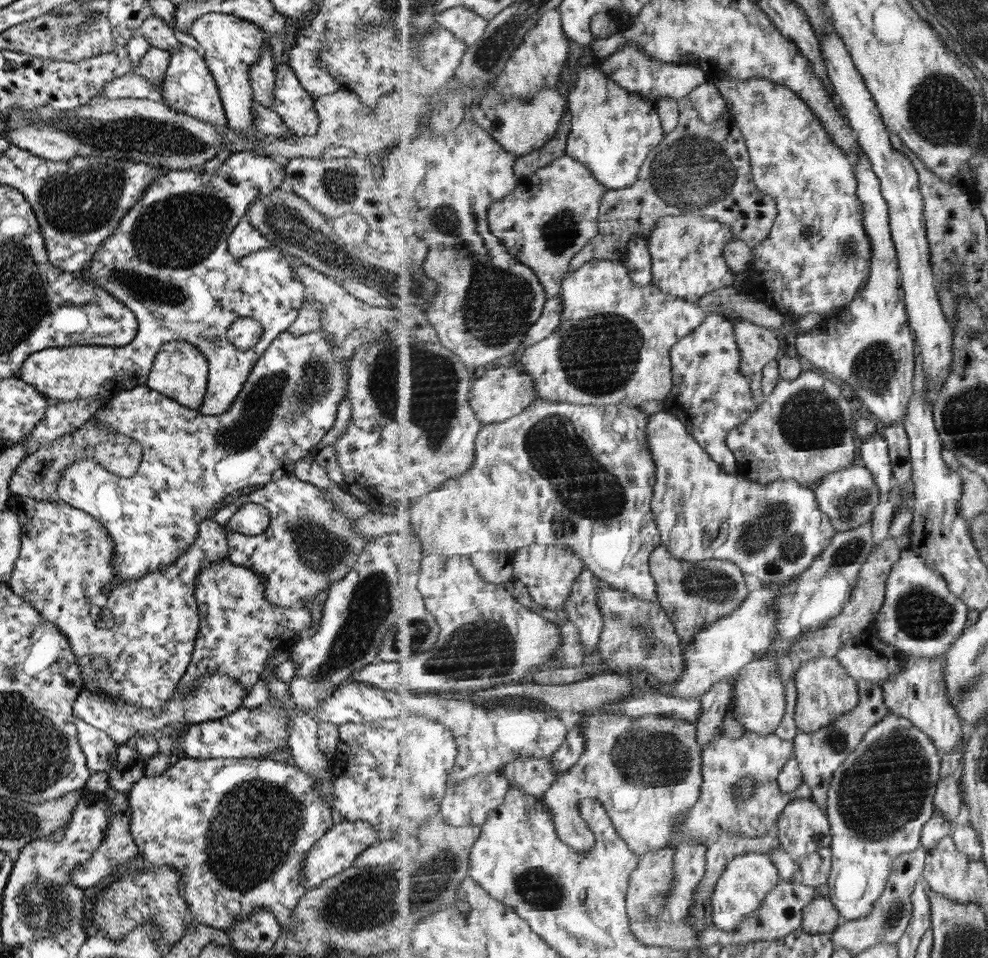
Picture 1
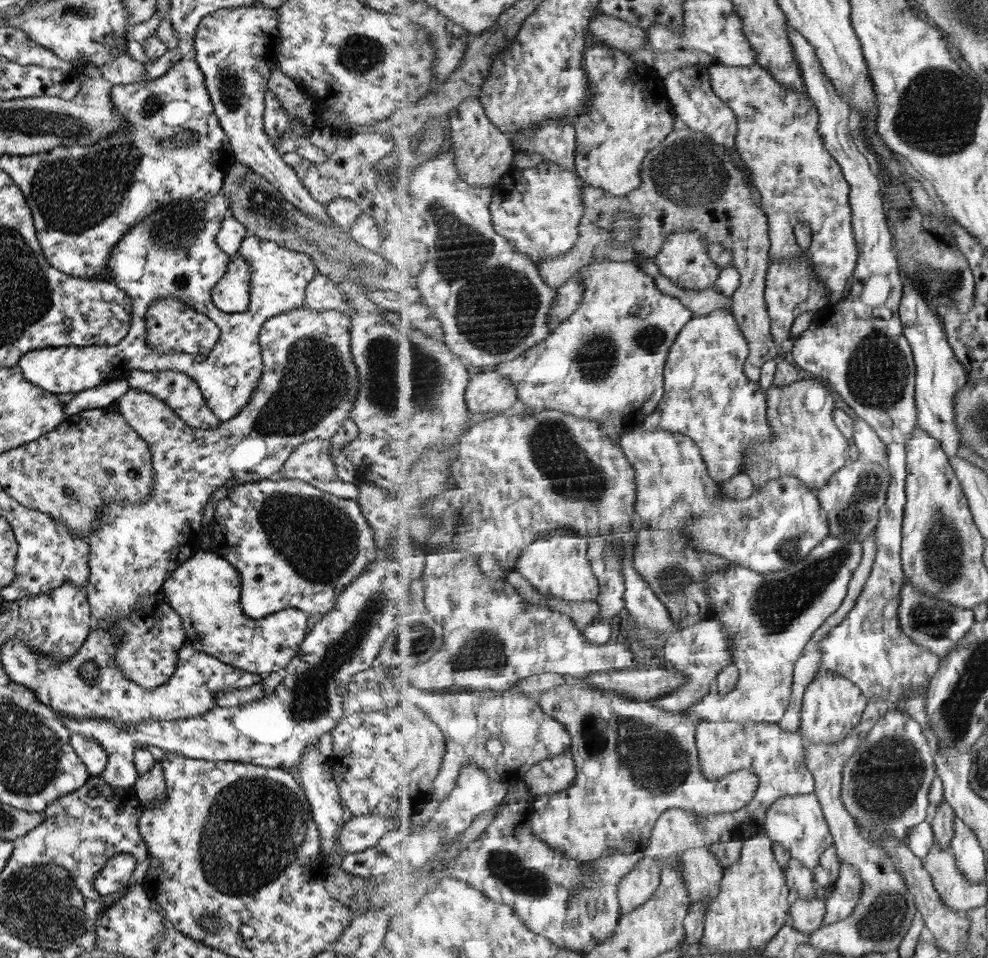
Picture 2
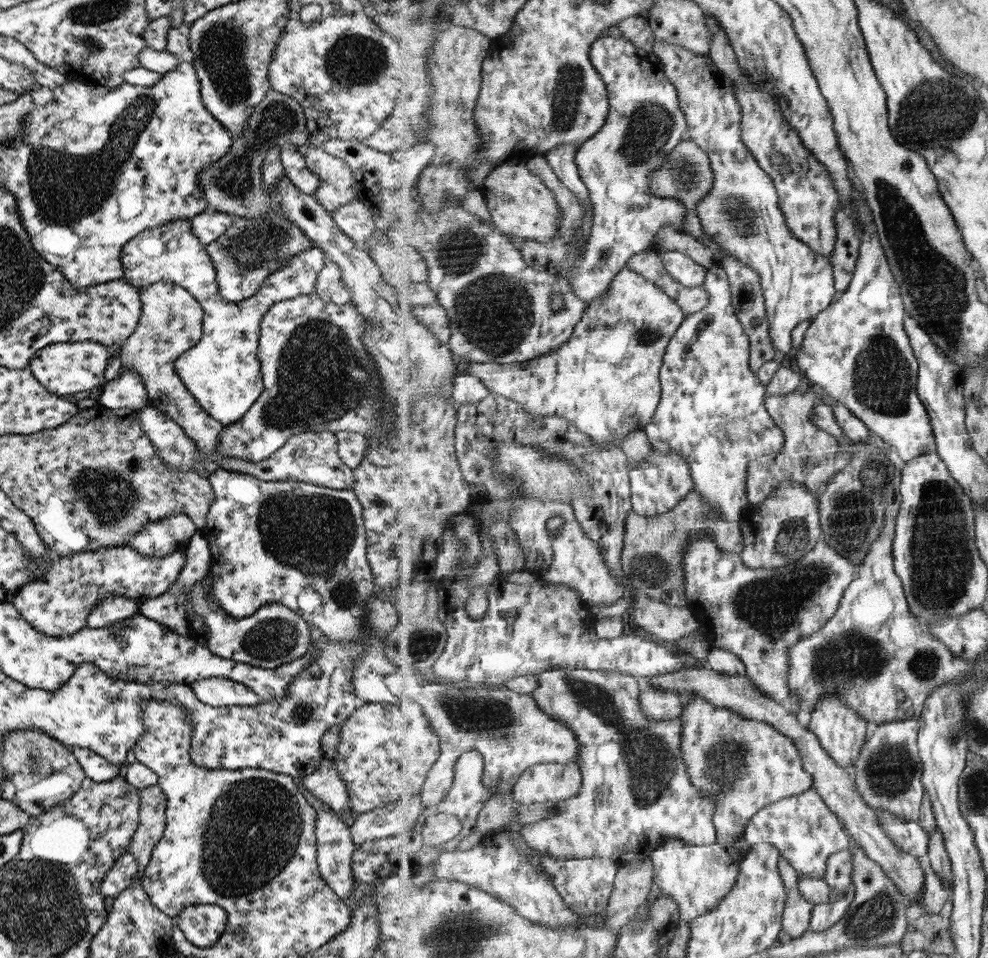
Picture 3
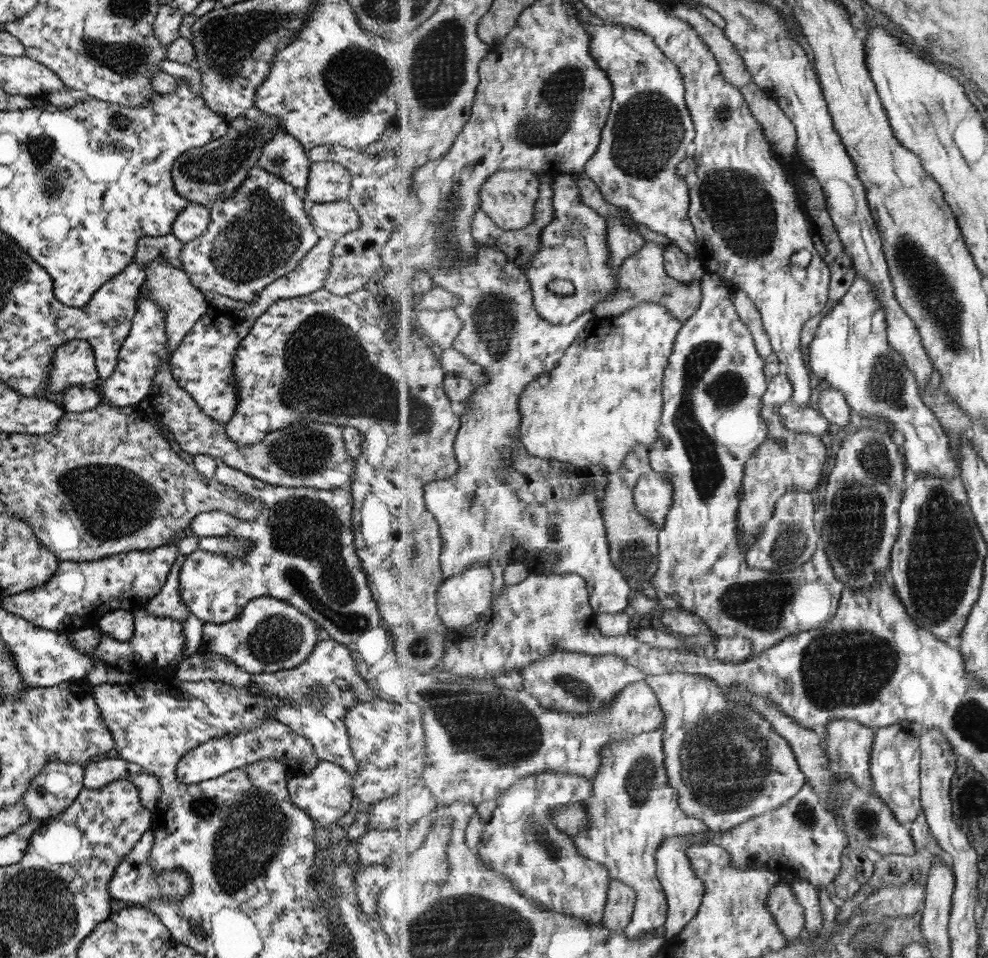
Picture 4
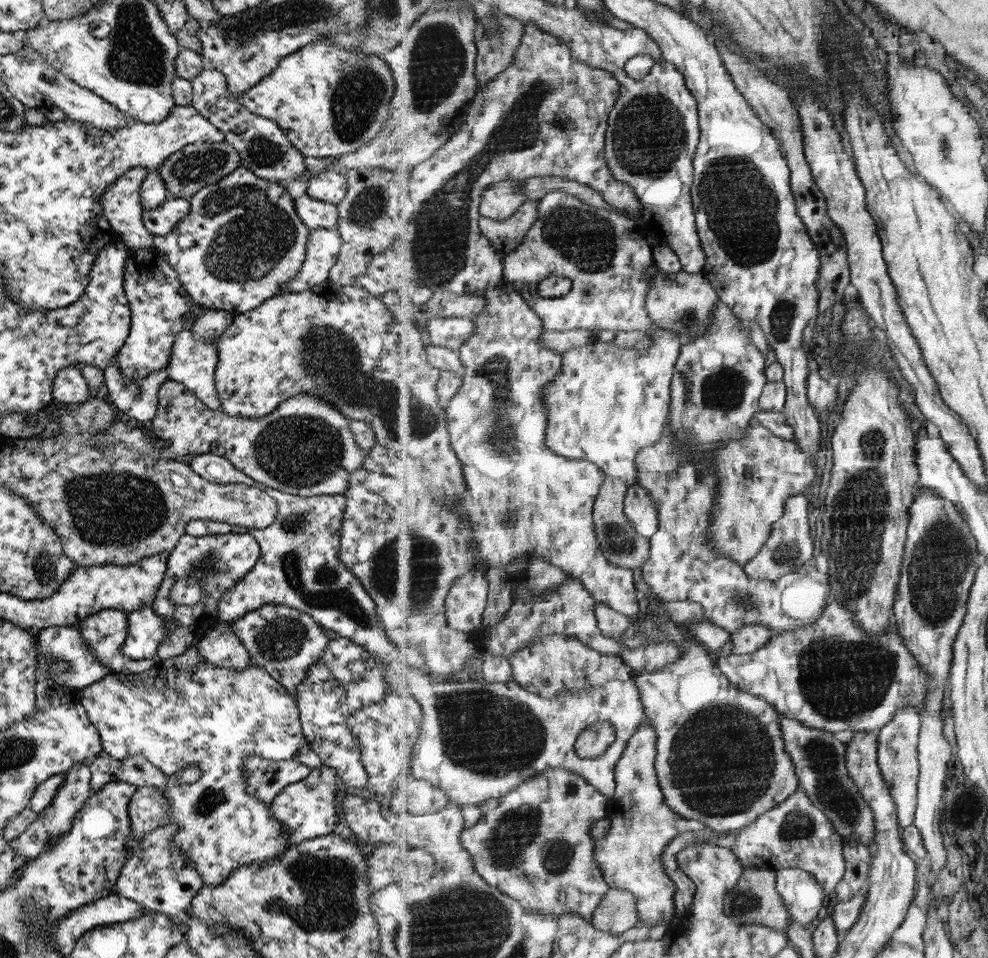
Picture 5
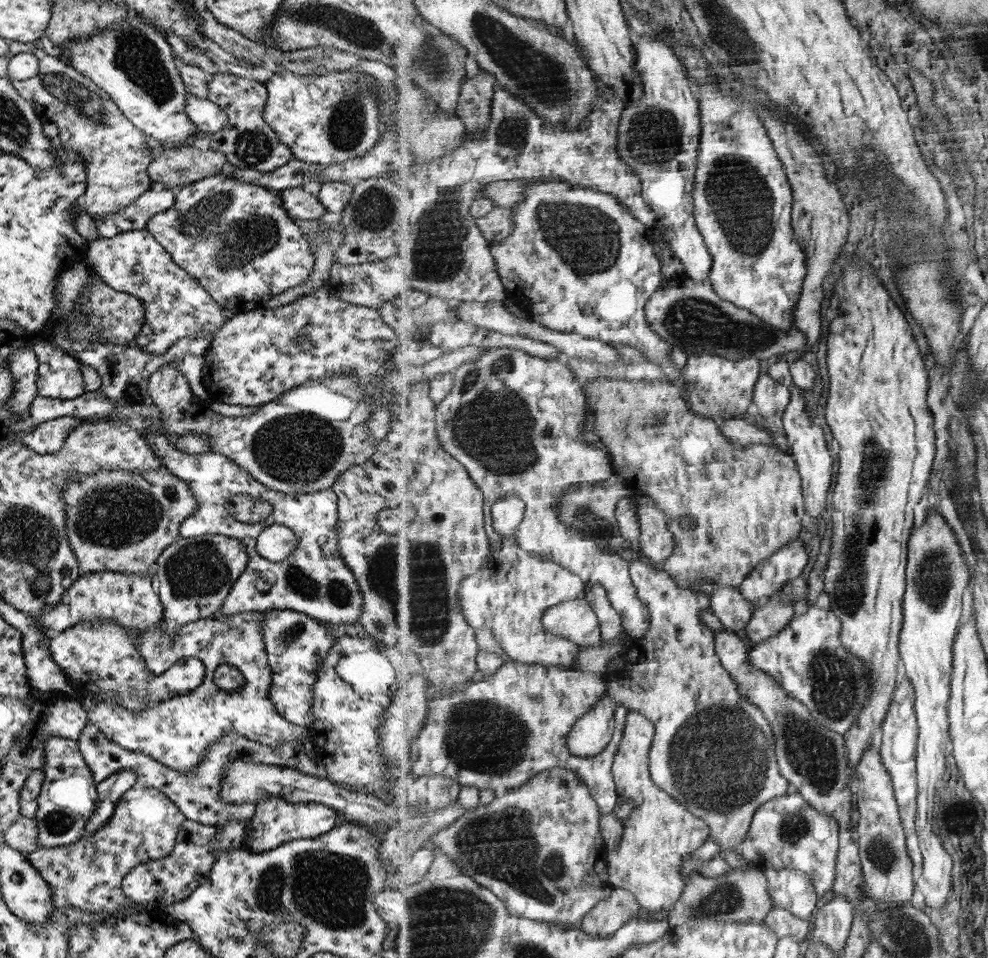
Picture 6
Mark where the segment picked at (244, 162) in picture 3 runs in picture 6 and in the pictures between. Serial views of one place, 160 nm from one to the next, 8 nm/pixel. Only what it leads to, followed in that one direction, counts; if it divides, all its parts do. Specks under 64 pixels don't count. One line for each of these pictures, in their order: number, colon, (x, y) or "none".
4: (211, 171)
5: (198, 164)
6: (174, 168)

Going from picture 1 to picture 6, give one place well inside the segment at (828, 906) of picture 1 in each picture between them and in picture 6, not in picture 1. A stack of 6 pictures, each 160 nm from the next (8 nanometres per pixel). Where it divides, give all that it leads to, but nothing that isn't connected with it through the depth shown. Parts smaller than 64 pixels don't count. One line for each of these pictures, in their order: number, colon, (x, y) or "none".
2: (808, 915)
3: (797, 917)
4: (782, 901)
5: (755, 900)
6: (739, 895)

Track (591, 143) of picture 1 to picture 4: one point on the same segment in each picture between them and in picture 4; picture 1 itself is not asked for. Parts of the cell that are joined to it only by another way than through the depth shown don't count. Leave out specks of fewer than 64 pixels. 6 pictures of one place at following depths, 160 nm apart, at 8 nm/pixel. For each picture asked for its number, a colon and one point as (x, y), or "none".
2: (630, 113)
3: (645, 124)
4: (646, 138)

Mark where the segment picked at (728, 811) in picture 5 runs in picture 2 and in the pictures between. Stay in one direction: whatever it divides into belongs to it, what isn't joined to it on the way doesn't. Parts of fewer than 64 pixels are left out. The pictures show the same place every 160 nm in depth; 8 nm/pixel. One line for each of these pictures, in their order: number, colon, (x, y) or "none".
2: (777, 757)
3: (746, 765)
4: (729, 765)

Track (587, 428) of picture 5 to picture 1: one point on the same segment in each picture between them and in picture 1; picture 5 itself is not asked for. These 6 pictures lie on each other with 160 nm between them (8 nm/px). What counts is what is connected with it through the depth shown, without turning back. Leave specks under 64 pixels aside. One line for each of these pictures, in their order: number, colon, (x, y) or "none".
1: (613, 346)
2: (606, 363)
3: (606, 379)
4: (606, 396)

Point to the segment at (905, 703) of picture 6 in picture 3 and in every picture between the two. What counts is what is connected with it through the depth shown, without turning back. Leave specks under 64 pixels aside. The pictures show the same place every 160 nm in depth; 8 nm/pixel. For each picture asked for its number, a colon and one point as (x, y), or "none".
3: (889, 771)
4: (896, 769)
5: (898, 754)

